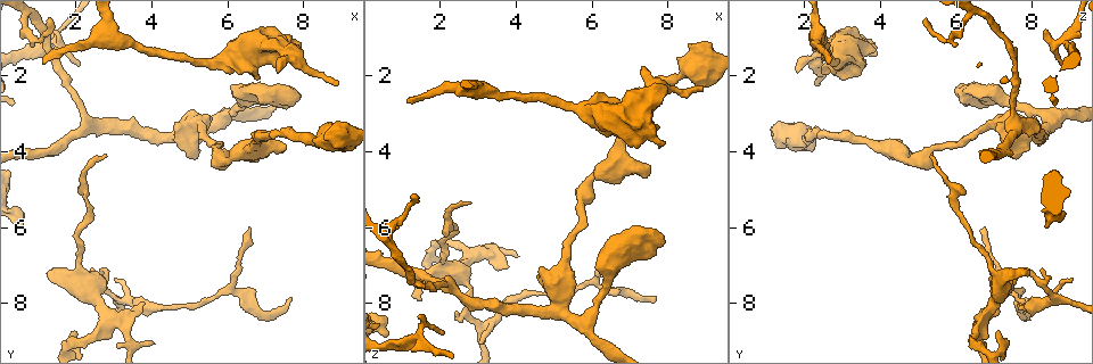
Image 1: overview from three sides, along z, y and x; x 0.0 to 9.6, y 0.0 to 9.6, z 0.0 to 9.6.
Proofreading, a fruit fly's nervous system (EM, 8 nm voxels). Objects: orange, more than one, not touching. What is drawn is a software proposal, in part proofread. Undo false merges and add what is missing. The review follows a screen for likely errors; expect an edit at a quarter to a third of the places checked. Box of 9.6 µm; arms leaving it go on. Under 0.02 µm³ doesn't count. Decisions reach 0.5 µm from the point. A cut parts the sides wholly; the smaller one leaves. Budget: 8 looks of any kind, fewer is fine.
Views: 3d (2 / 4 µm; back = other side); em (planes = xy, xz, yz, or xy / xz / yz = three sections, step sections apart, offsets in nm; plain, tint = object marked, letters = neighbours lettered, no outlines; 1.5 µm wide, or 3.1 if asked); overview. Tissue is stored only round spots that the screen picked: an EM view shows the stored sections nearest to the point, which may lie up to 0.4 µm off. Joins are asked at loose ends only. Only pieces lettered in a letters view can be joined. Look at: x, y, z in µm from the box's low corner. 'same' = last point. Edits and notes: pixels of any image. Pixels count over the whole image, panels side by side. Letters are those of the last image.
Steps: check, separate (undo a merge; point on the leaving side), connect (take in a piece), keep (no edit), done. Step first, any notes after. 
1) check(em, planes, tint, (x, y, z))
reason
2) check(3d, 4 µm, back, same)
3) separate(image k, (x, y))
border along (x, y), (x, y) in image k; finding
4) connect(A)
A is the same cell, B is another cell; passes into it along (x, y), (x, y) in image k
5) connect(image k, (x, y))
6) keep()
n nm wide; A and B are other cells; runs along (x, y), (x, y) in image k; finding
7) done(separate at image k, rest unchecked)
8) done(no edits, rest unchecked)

check(3d, 2 µm, (7.45, 4.00, 4.65))
thick end

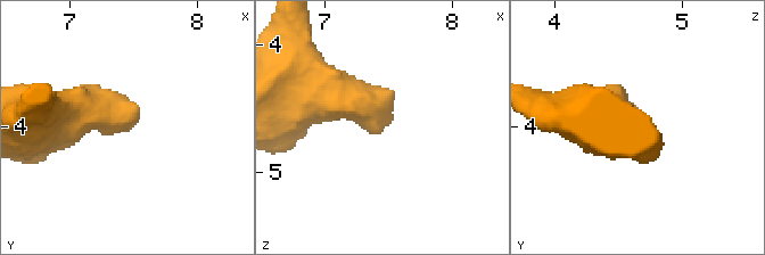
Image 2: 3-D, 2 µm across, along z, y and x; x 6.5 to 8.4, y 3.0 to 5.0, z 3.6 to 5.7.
check(em, planes, letters, (7.48, 3.98, 4.64))

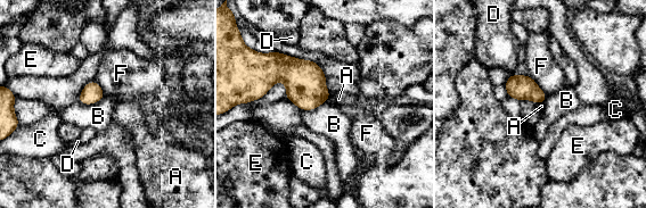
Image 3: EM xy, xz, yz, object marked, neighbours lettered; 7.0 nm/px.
keep()
A, B, C, D, E and F are other cells; border along (105, 94), (92, 104), (78, 102) in image 3; none of them fits

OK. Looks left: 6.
check(3d, 2 µm, (7.35, 1.85, 1.85))
free end

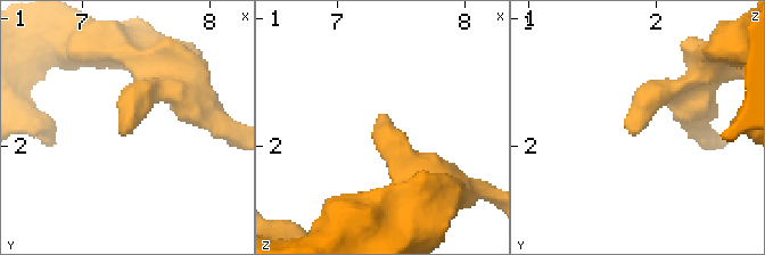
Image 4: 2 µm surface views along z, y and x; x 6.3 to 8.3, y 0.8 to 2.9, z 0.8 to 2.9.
check(em, xy, step 4, plain, (7.32, 1.92, 1.80))
need the tissue

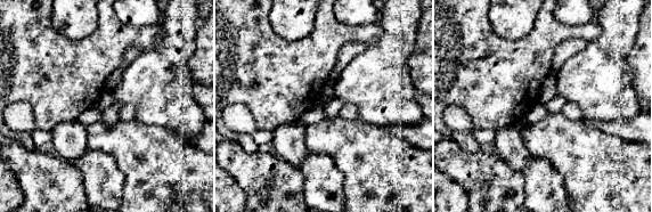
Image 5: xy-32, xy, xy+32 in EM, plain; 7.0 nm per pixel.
check(em, xy, step 4, letters, same)

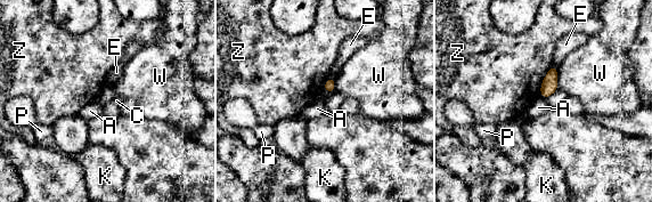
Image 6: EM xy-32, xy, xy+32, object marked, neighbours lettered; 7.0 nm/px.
keep()
A, C, E, K, P, W and Z are other cells; none of them fits

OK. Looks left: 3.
check(3d, 4 µm, (1.90, 8.80, 7.05))

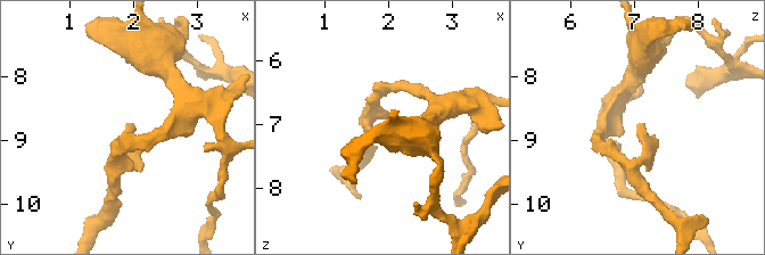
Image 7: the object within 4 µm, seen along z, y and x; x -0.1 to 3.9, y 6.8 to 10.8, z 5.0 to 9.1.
check(em, planes, letters, (1.90, 8.75, 7.05))

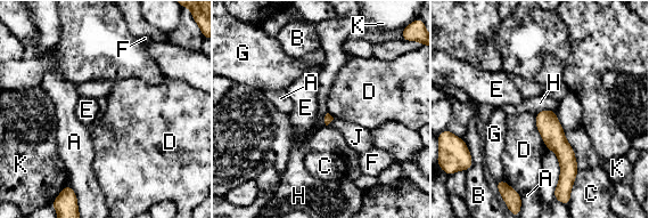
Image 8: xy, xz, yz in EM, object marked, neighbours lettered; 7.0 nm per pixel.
keep()
A, B, C, D, E, F, G, H, J and K are other cells; none of them fits

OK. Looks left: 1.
done(no edits, rest unchecked)

